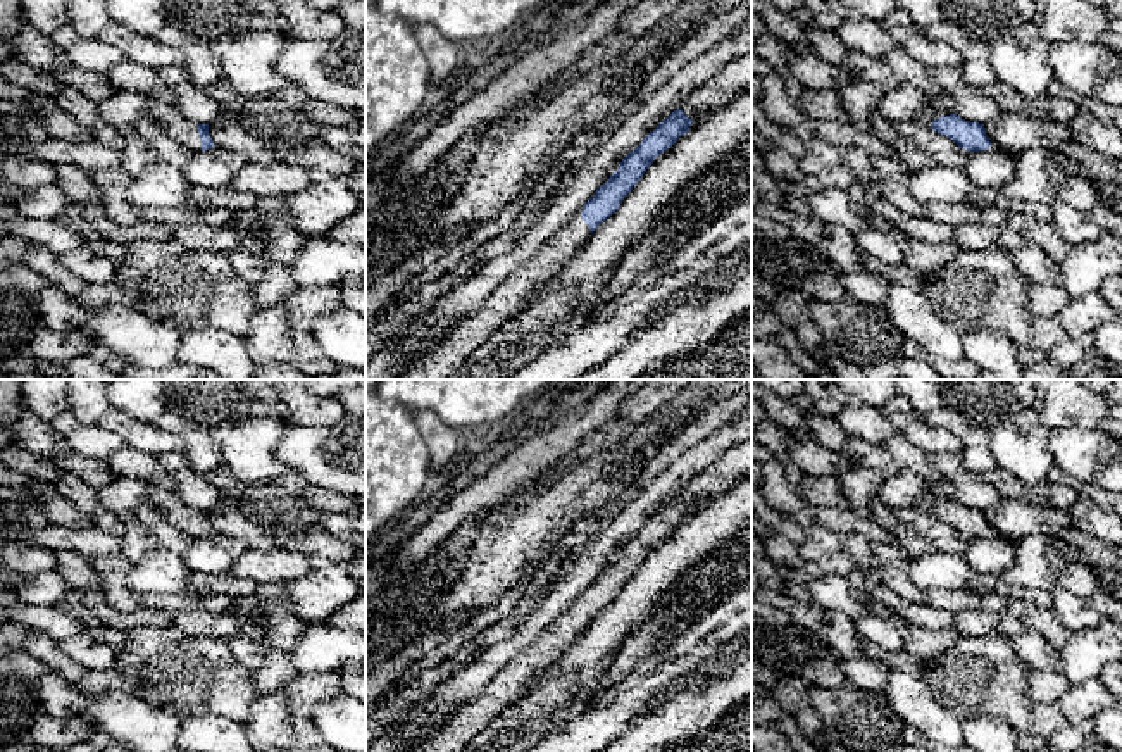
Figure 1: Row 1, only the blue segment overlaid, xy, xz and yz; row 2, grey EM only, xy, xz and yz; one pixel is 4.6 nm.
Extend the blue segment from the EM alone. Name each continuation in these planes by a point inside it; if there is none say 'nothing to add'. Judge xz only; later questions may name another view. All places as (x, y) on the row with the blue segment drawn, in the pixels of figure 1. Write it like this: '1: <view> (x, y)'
1: xz (516, 292)

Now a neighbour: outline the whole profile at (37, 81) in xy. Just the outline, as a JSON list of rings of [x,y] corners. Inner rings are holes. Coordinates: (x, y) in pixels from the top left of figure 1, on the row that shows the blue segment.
[[[16,59],[2,62],[0,74],[31,95],[55,97],[62,88],[48,71],[40,71]]]

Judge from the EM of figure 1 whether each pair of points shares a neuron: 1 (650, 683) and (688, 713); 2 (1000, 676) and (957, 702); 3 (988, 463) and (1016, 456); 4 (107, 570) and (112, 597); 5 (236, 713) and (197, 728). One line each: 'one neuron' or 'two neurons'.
1: two neurons
2: one neuron
3: two neurons
4: one neuron
5: two neurons

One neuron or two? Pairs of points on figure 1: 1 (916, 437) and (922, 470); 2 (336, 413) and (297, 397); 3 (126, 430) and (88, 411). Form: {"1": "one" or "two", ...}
{"1": "two", "2": "one", "3": "two"}

